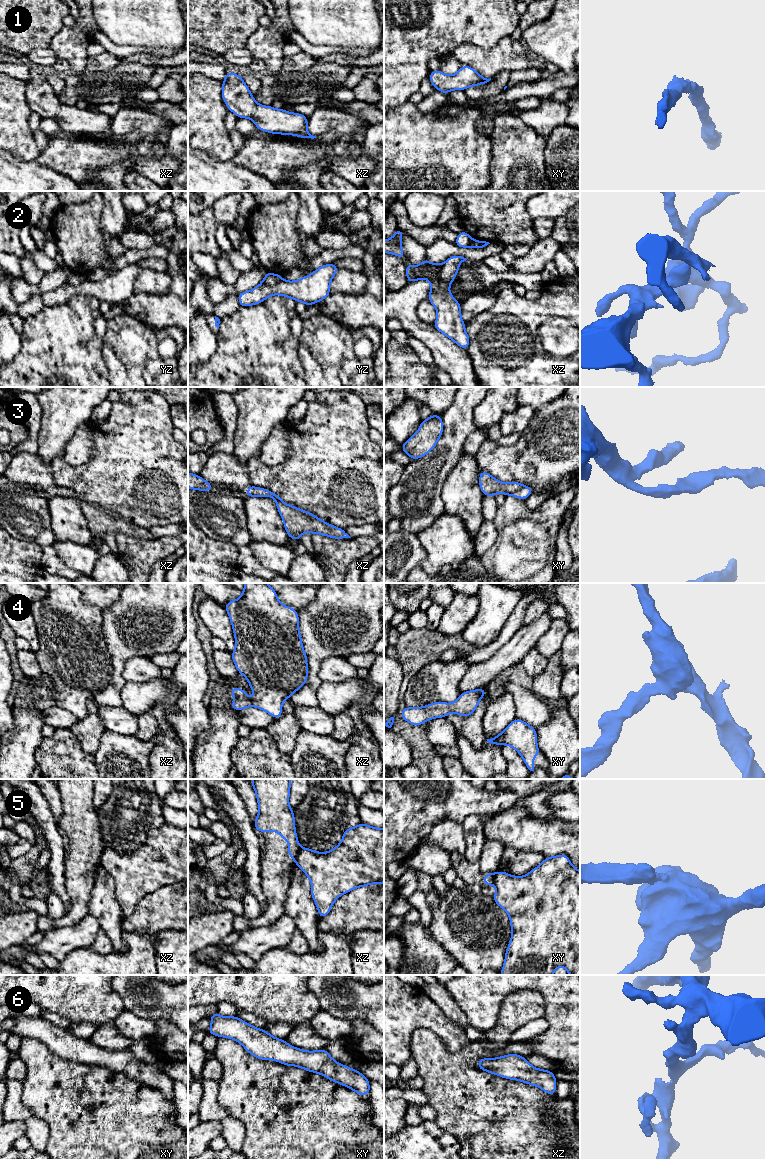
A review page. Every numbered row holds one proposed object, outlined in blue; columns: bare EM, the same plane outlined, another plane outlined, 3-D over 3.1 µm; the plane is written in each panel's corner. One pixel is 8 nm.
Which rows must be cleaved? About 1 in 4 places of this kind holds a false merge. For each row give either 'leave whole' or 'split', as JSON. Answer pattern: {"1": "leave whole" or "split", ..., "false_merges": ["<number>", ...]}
{"1": "leave whole", "2": "split", "3": "leave whole", "4": "leave whole", "5": "split", "6": "leave whole", "false_merges": ["2", "5"]}

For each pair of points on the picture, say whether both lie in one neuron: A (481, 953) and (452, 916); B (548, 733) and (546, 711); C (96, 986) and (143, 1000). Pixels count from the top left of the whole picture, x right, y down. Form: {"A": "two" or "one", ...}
{"A": "one", "B": "two", "C": "two"}

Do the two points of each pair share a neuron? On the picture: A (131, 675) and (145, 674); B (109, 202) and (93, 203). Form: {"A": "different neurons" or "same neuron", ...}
{"A": "same neuron", "B": "different neurons"}

